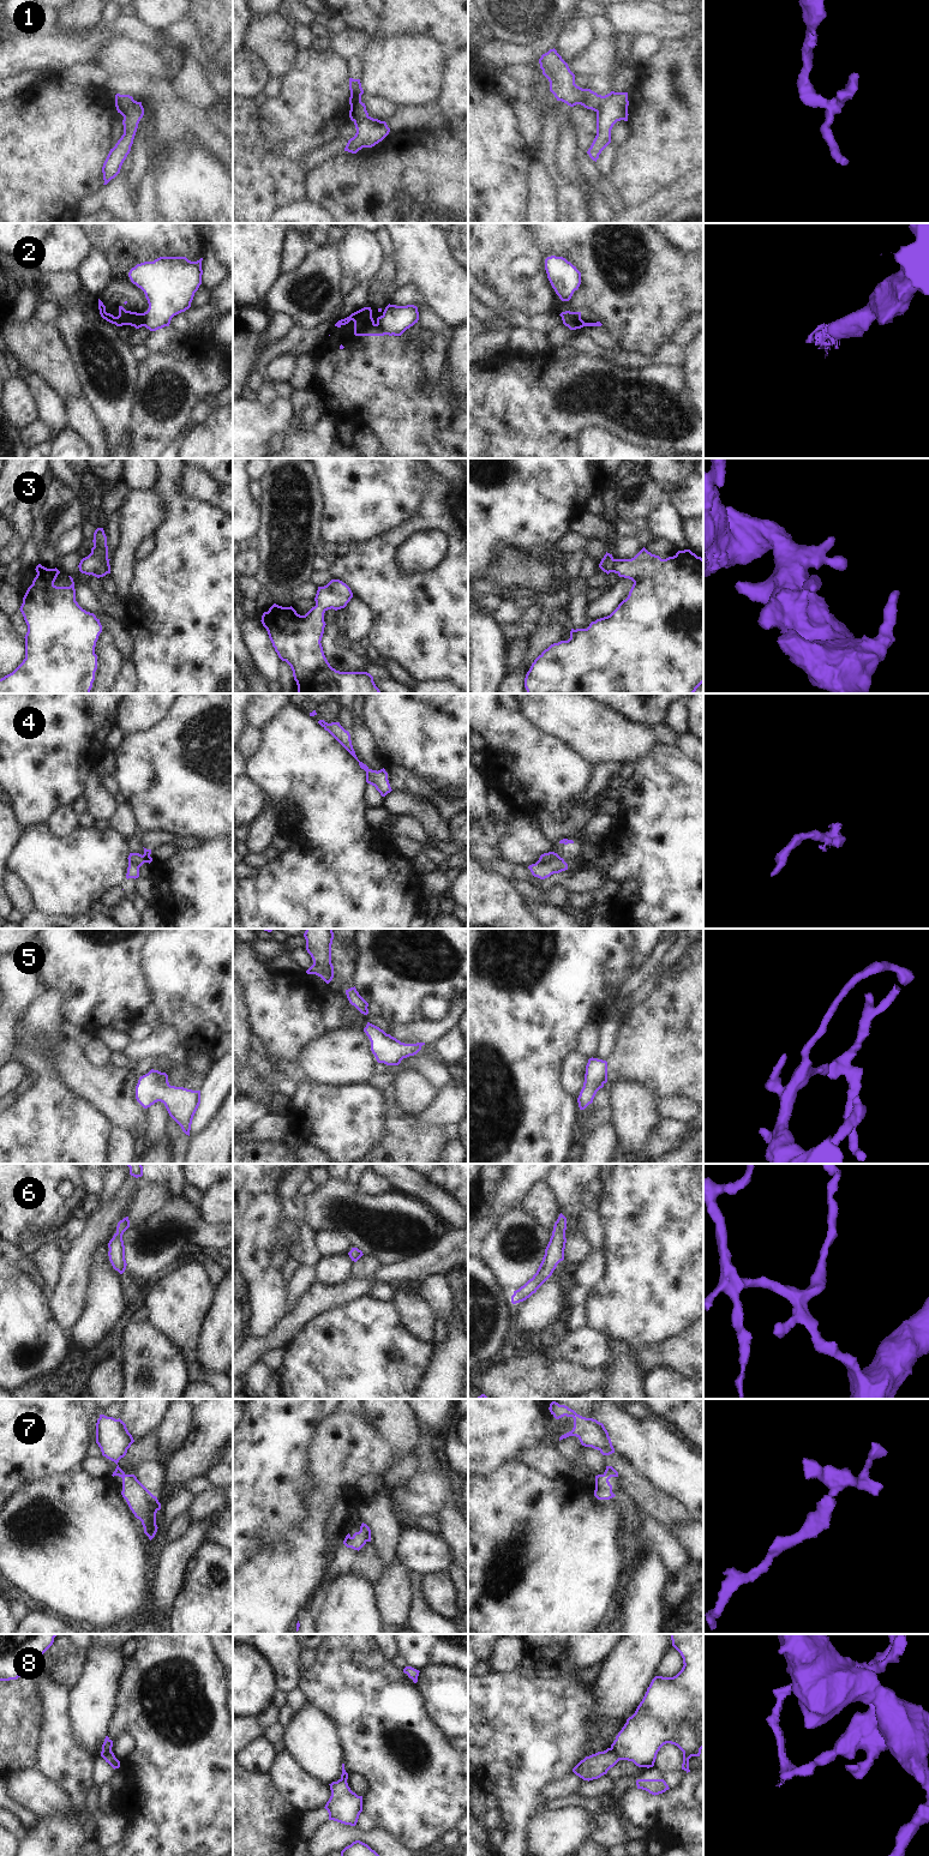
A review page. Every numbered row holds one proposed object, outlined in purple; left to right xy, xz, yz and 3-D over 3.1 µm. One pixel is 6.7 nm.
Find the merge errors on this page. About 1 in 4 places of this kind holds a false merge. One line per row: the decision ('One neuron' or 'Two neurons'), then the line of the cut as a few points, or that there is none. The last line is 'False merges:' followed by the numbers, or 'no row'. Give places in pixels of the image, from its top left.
1: Two neurons. Split along xy (133, 100), (123, 110), (118, 112)
2: Two neurons. Split along xz (381, 316), (382, 328), (393, 334)
3: One neuron. No split
4: One neuron. No split
5: One neuron. No split
6: One neuron. No split
7: One neuron. No split
8: Two neurons. Split along yz (610, 1748), (621, 1759)
False merges: 1, 2, 8.

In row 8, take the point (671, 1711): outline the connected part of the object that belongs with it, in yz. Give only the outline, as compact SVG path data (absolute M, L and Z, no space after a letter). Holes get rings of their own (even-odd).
M671 1634L672 1646L683 1658L682 1670L673 1677L655 1676L637 1706L635 1713L627 1719L627 1723L616 1736L611 1749L621 1760L633 1761L639 1767L653 1767L660 1748L671 1743L683 1752L682 1770L689 1770L689 1759L700 1756L703 1748L703 1634Z

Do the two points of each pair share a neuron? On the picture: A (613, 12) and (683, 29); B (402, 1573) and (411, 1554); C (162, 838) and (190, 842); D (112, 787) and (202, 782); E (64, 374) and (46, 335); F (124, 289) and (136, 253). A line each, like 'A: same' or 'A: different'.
A: same
B: different
C: same
D: different
E: same
F: same

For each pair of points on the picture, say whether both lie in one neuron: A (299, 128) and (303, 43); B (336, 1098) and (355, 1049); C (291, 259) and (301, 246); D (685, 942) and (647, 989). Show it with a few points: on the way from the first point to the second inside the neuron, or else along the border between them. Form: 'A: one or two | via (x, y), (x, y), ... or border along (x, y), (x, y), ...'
A: two | border along (310, 46), (299, 49)
B: two | border along (313, 1081), (336, 1086), (366, 1083)
C: one | via (294, 256), (298, 250)
D: one | via (675, 954), (659, 969), (655, 977)

